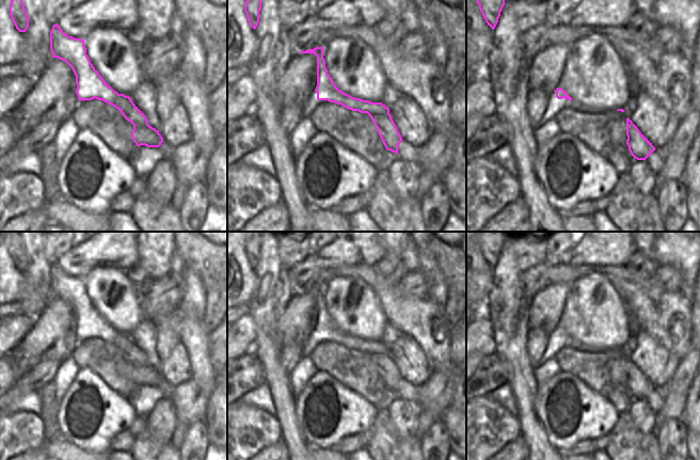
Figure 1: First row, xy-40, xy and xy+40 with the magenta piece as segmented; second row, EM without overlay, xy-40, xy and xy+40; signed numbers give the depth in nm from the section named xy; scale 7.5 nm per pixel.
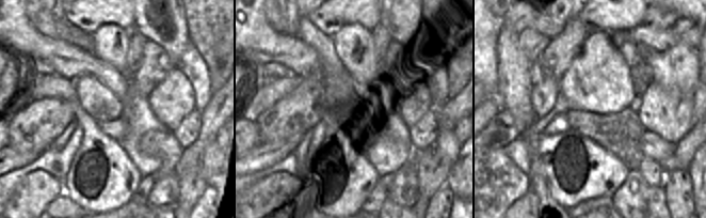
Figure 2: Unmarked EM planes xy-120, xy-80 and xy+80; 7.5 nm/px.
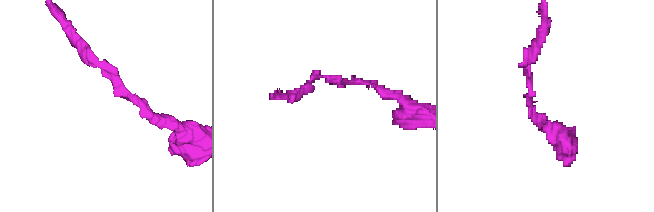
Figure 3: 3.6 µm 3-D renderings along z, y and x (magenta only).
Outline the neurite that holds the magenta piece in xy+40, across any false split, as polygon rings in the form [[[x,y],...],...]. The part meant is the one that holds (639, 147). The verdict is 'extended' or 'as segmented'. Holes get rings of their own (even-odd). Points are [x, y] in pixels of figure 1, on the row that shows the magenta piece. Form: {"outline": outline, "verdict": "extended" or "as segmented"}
{"outline": [[[629,117],[626,118],[626,136],[629,150],[637,160],[646,160],[656,149]]], "verdict": "as segmented"}

